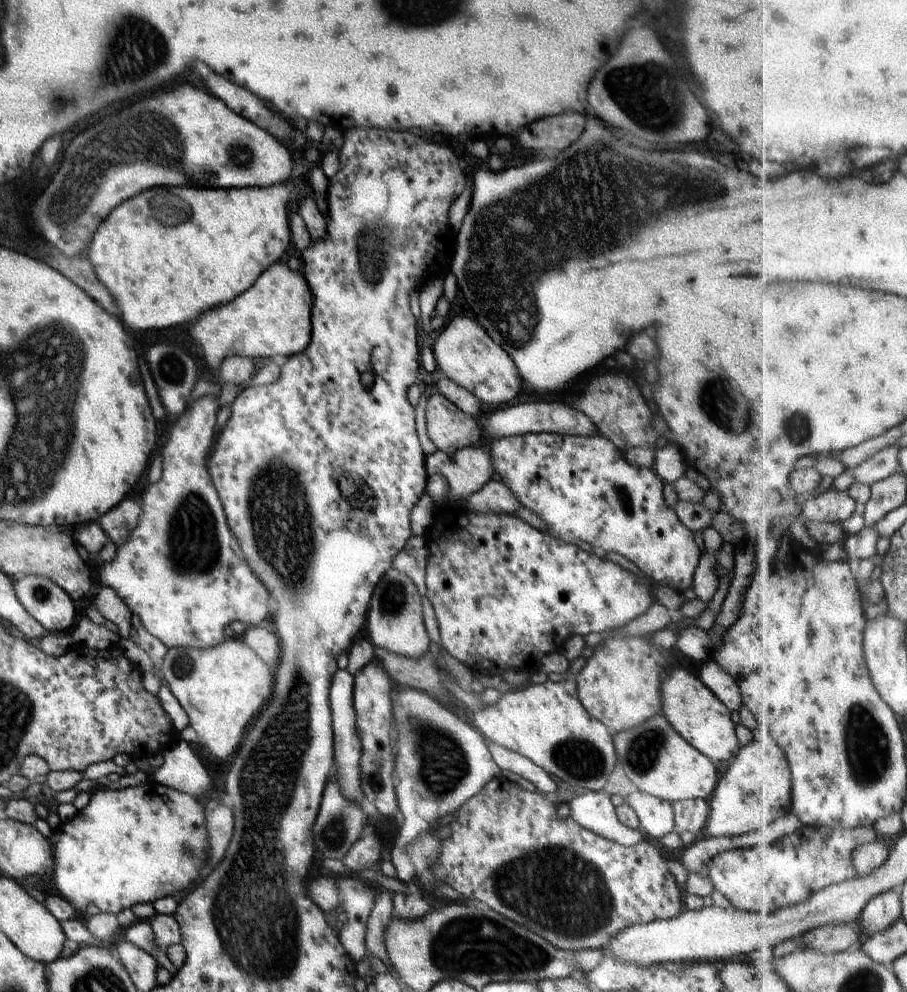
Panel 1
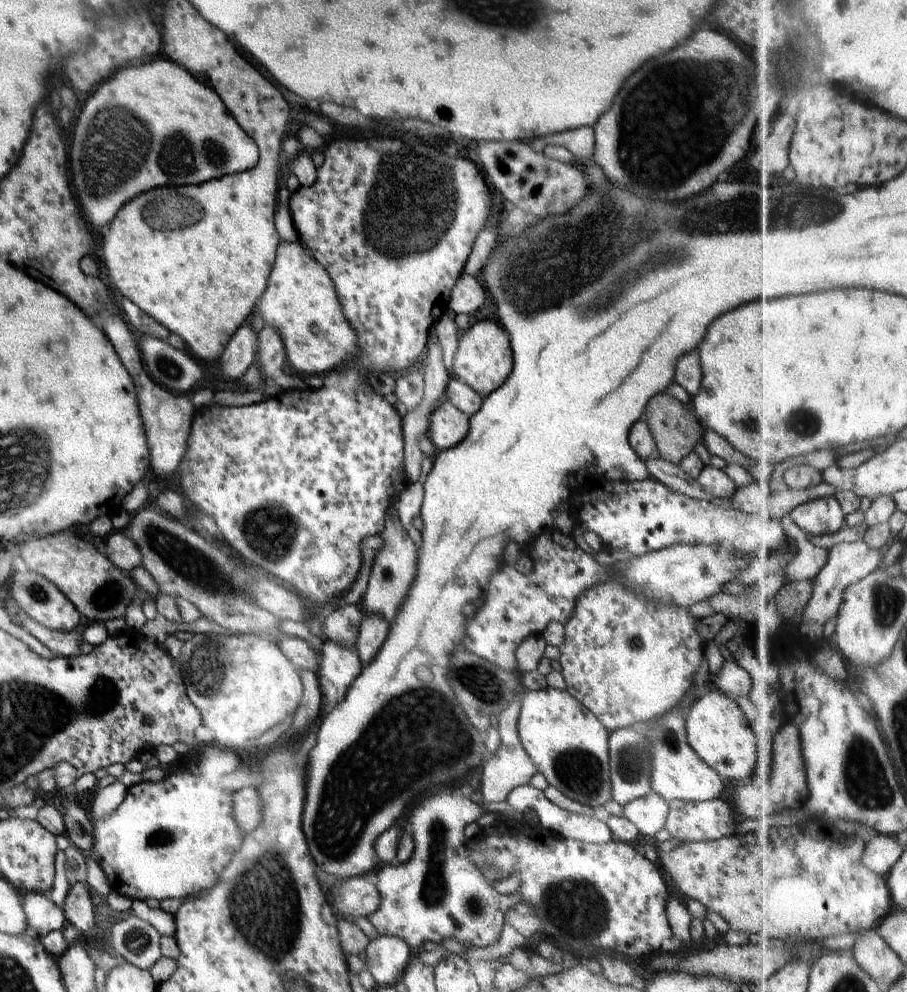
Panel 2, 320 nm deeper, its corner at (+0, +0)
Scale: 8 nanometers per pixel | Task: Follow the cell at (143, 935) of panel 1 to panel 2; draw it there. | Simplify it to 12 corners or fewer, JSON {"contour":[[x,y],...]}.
{"contour":[[130,915],[110,928],[114,950],[149,971],[161,932]]}

